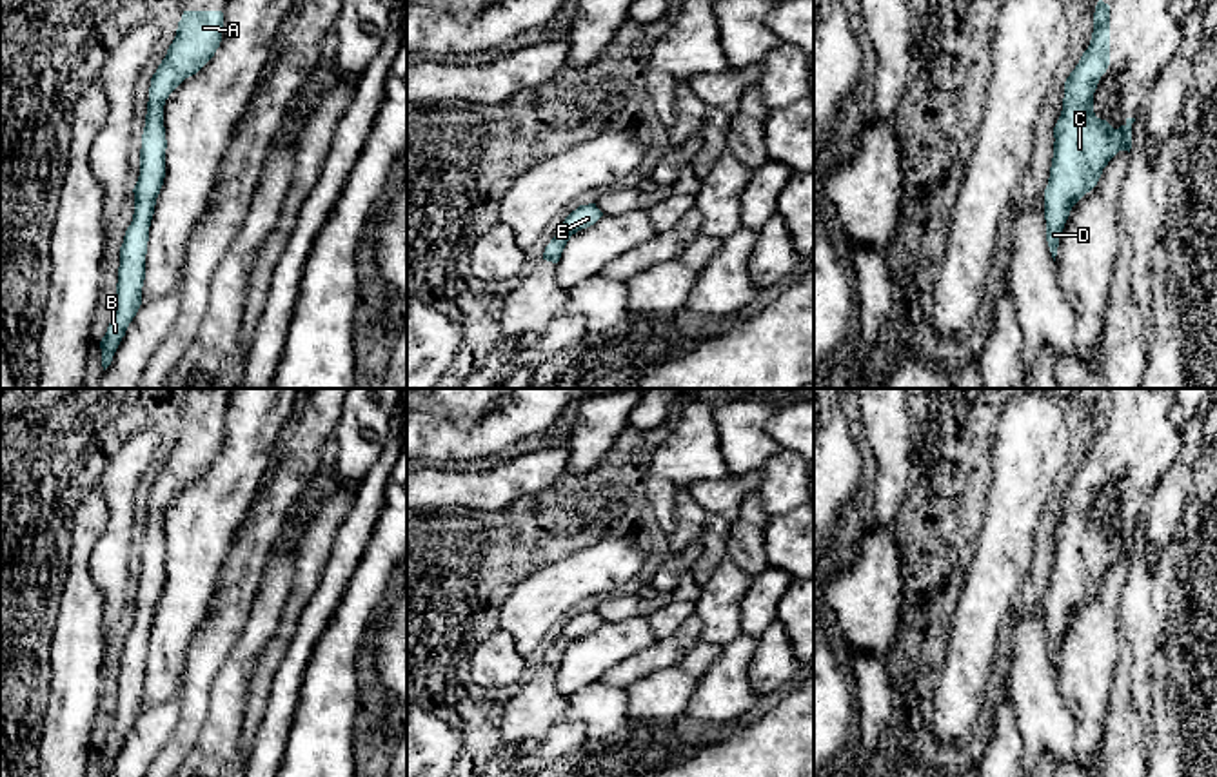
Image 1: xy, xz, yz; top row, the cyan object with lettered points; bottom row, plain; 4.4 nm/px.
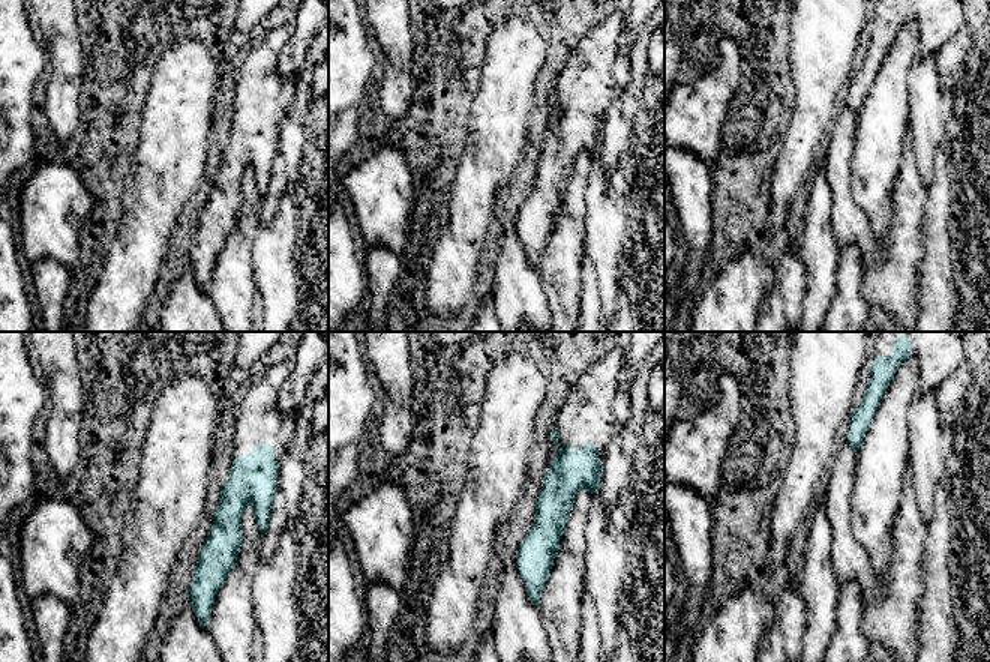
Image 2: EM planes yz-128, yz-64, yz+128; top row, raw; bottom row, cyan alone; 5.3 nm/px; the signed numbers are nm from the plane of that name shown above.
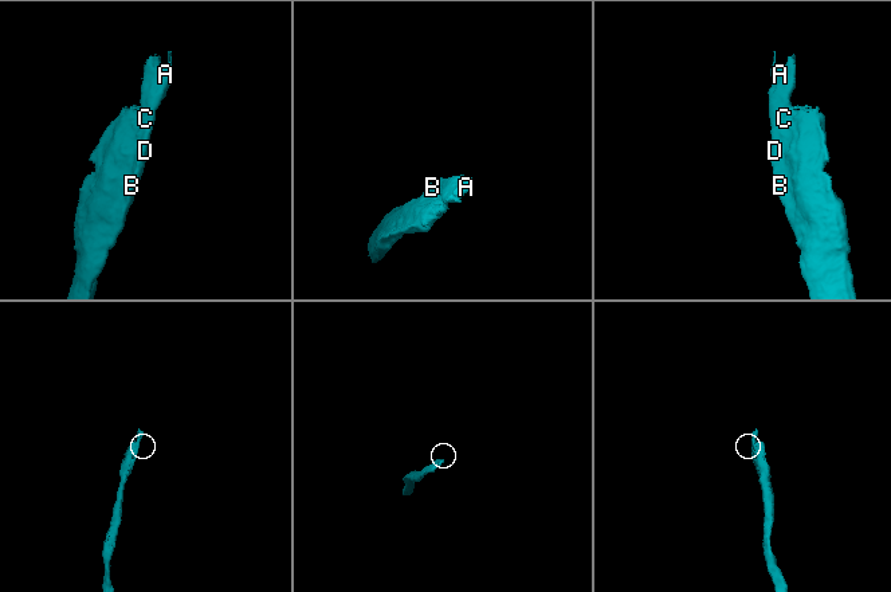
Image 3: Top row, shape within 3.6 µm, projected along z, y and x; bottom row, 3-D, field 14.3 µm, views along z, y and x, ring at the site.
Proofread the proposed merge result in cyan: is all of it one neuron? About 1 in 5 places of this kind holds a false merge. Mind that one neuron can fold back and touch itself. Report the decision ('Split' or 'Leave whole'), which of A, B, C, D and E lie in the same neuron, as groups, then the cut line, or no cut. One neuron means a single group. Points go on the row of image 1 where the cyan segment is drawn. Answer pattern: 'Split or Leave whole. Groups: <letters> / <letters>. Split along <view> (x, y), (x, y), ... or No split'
Leave whole. Groups: A B C D E. No split

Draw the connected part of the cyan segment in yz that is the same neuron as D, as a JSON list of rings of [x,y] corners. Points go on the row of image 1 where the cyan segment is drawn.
[[[1097,2],[1088,49],[1064,82],[1063,111],[1054,127],[1054,158],[1044,189],[1046,241],[1055,261],[1072,207],[1090,192],[1108,162],[1132,149],[1132,123],[1113,129],[1093,113],[1093,93],[1110,65],[1110,5]]]

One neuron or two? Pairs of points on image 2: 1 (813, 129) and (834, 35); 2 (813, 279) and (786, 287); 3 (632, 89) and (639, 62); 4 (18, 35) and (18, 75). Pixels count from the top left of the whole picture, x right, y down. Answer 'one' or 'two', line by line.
1: one
2: two
3: one
4: one

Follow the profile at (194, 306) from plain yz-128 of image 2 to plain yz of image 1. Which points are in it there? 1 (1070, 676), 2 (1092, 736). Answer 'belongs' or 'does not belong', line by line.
1: does not belong
2: does not belong

